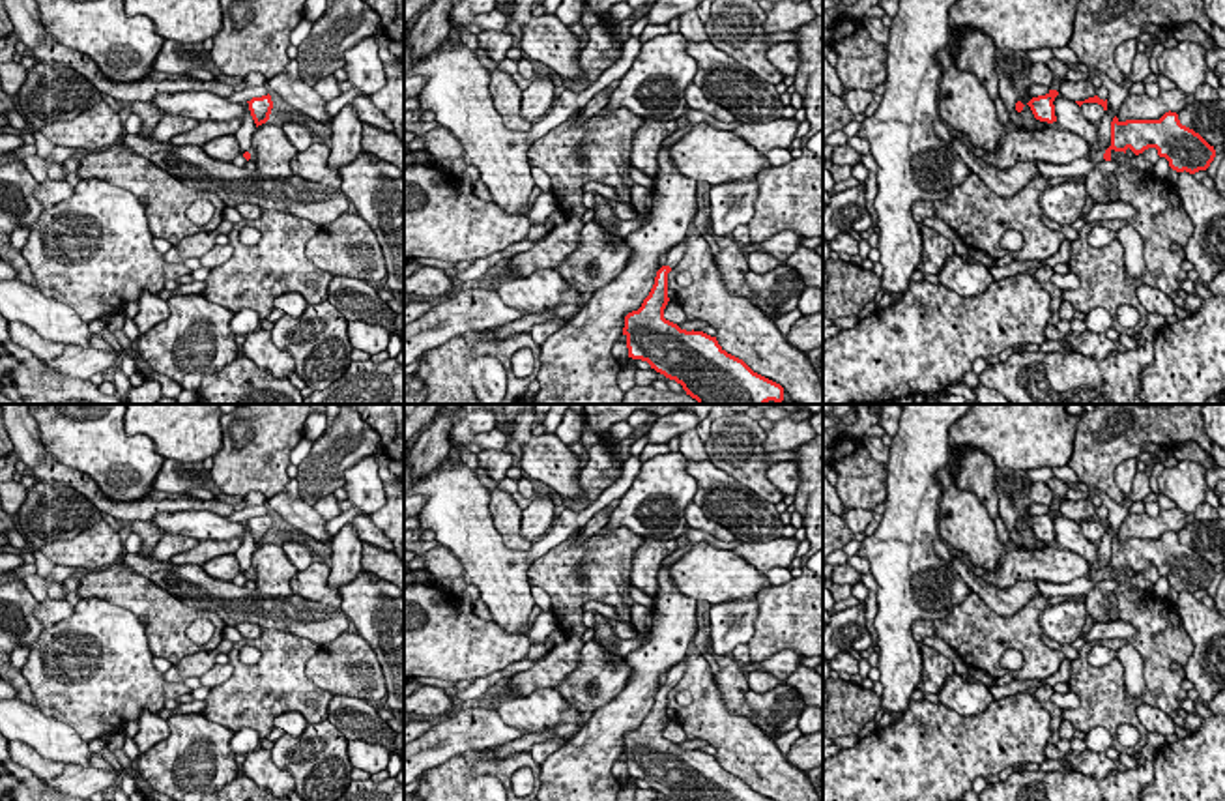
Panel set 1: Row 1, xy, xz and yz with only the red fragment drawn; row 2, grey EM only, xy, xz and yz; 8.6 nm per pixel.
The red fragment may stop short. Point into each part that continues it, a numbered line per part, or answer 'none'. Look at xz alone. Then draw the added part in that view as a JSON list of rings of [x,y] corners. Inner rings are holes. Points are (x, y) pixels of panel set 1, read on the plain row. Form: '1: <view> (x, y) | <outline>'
1: xz (676, 672) | [[[683,657],[681,663],[677,663],[666,672],[668,674],[666,685],[675,687],[685,676],[685,670],[686,670],[686,657]]]

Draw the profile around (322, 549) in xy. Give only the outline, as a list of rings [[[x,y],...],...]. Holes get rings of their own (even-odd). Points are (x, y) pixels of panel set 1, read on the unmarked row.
[[[297,530],[288,532],[288,533],[286,532],[271,532],[269,539],[277,541],[277,543],[297,541],[297,543],[305,545],[307,548],[310,548],[312,552],[316,552],[318,556],[331,558],[331,543],[329,541],[312,539],[310,535],[297,532]]]

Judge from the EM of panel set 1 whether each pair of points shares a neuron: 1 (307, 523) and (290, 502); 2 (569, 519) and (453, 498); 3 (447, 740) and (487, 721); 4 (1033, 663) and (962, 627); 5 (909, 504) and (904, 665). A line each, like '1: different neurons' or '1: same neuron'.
1: same neuron
2: same neuron
3: same neuron
4: same neuron
5: same neuron

